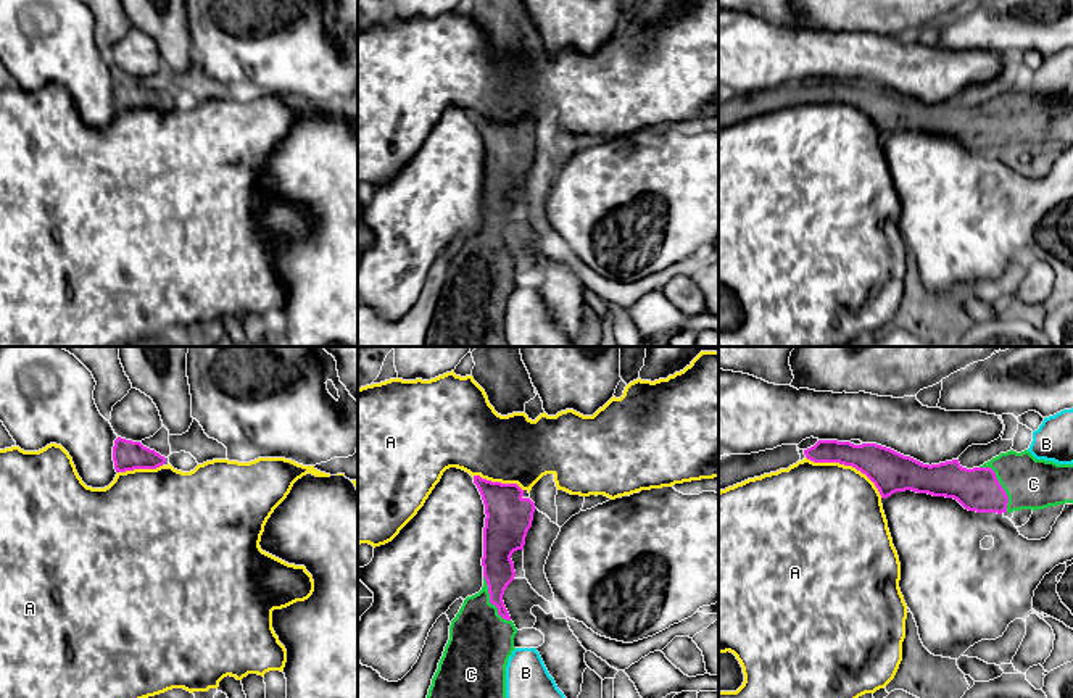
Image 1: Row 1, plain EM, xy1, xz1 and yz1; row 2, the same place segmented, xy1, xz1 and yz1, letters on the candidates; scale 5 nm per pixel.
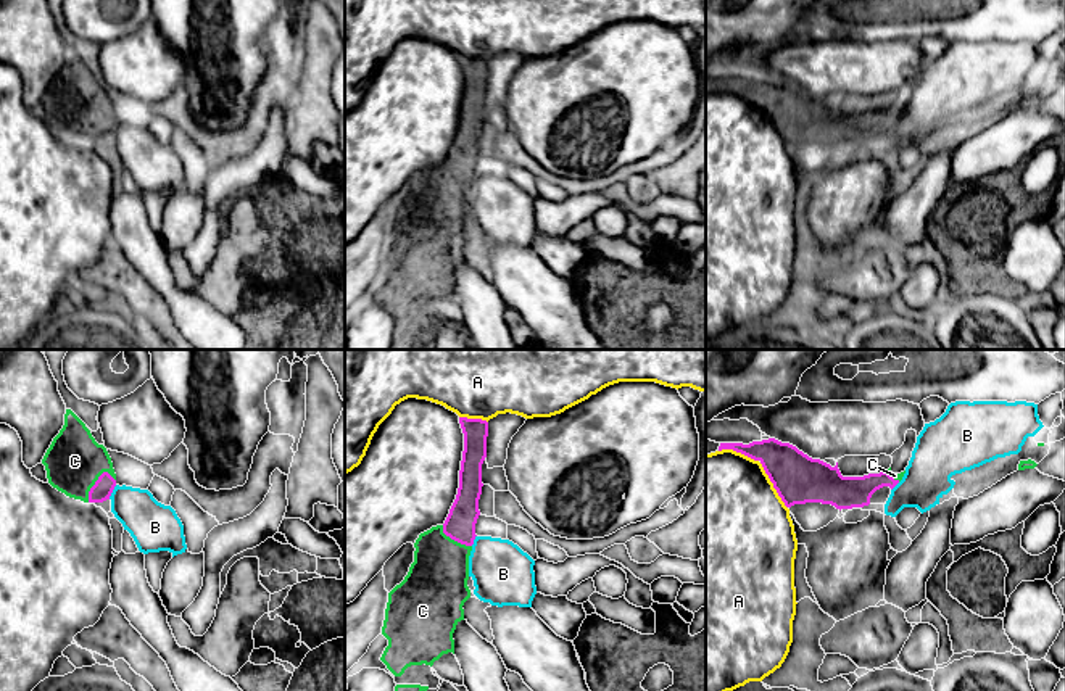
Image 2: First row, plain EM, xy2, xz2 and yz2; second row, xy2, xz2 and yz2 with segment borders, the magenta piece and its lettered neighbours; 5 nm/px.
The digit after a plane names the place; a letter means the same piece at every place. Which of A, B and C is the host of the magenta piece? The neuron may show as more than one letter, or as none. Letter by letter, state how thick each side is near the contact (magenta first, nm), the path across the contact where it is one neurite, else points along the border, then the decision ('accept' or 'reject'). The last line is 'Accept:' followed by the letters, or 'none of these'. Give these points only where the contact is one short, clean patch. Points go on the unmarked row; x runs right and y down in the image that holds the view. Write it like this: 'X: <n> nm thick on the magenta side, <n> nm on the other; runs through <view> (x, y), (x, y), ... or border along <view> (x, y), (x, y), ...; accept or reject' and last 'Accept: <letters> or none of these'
A: 260 nm thick on the magenta side, 480 nm on the other; reject
B: 100 nm thick on the magenta side, 220 nm on the other; border along xy2 (116, 124), (108, 137); reject
C: 220 nm thick on the magenta side, 260 nm on the other; accept
Accept: C

